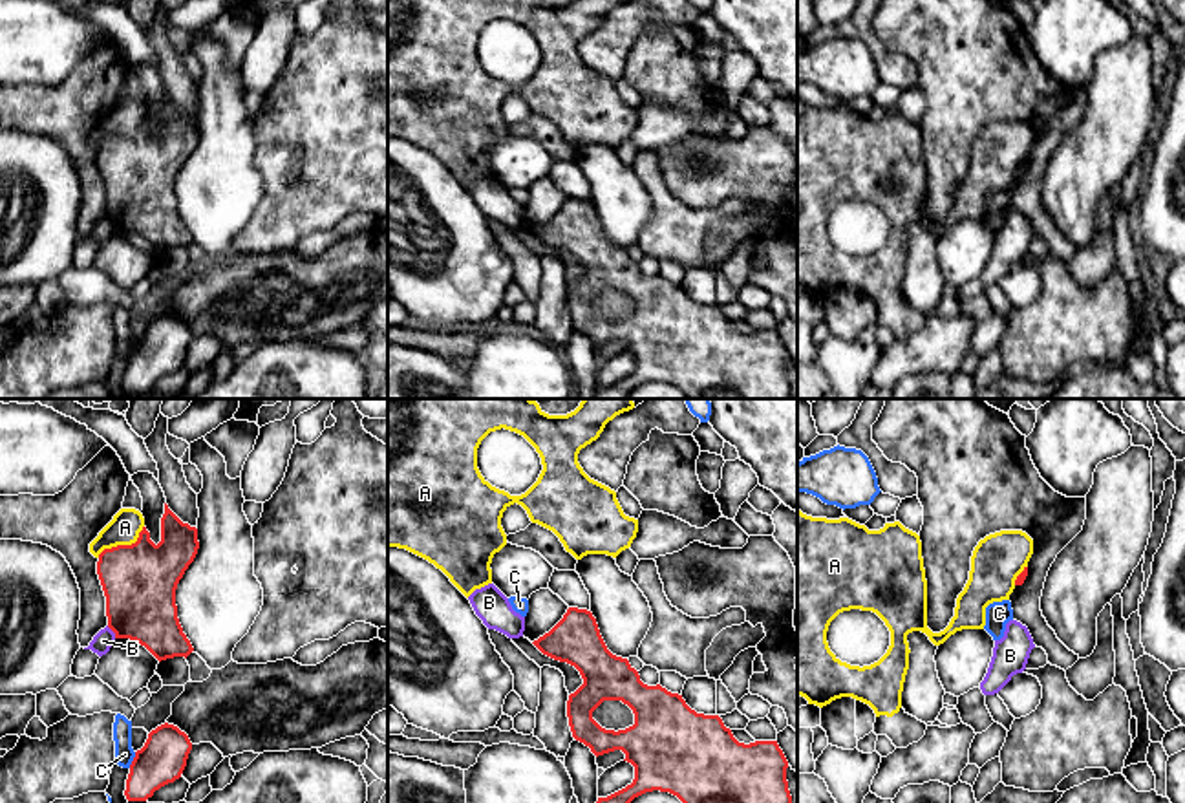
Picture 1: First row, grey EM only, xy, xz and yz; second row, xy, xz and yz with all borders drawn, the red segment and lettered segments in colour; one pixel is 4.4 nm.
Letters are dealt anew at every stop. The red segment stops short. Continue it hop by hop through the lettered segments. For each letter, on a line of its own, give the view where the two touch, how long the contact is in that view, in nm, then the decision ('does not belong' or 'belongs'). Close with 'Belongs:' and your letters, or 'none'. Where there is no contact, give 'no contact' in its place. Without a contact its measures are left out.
A: contact in xy; length 240 nm; does not belong
B: contact in xy; length 70 nm; does not belong
C: contact in xy; length 80 nm; does not belong
Belongs: none

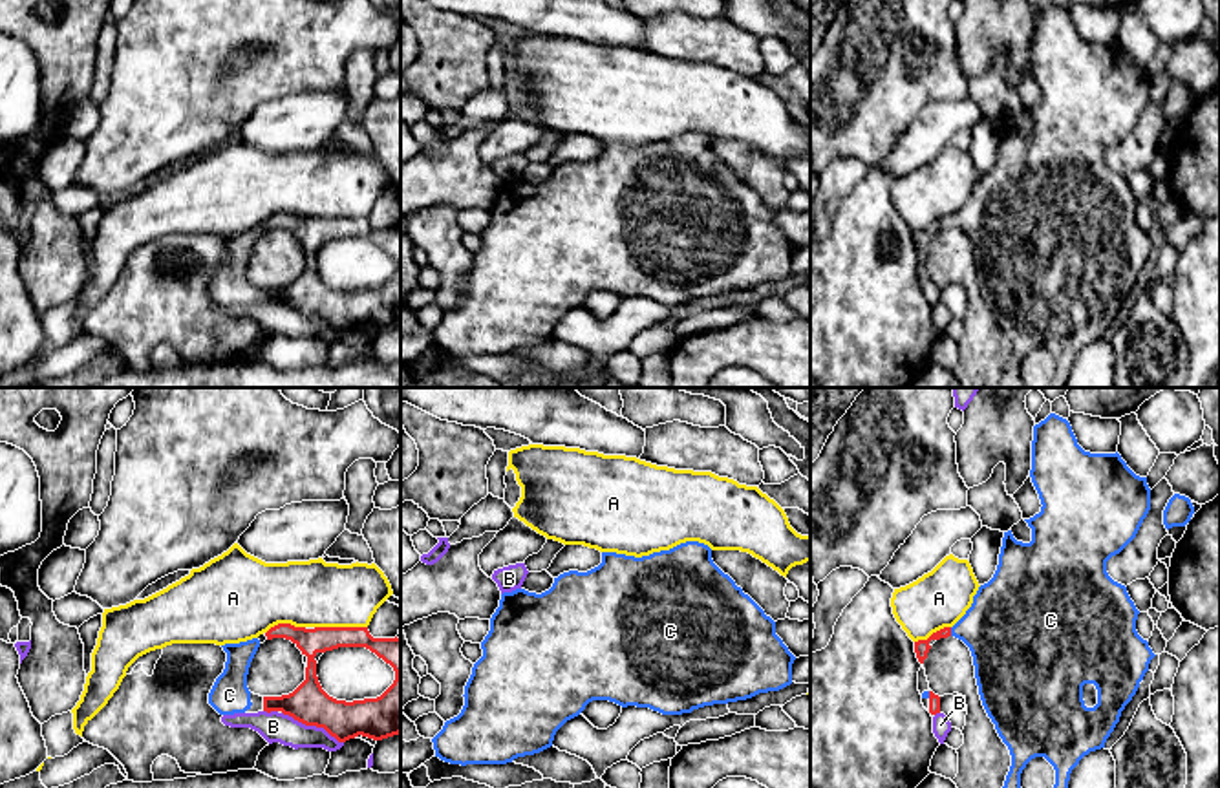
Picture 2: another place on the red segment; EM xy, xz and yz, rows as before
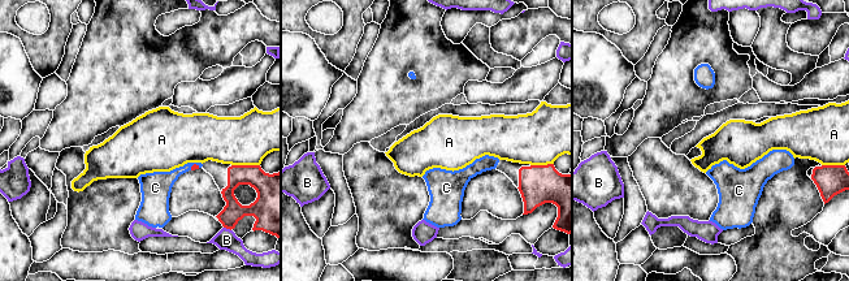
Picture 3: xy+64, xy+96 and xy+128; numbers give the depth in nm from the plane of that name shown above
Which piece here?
A: contact in xy; length 240 nm; does not belong
B: contact in xy; length 300 nm; does not belong
C: contact in yz; length 40 nm; belongs
Belongs: C

